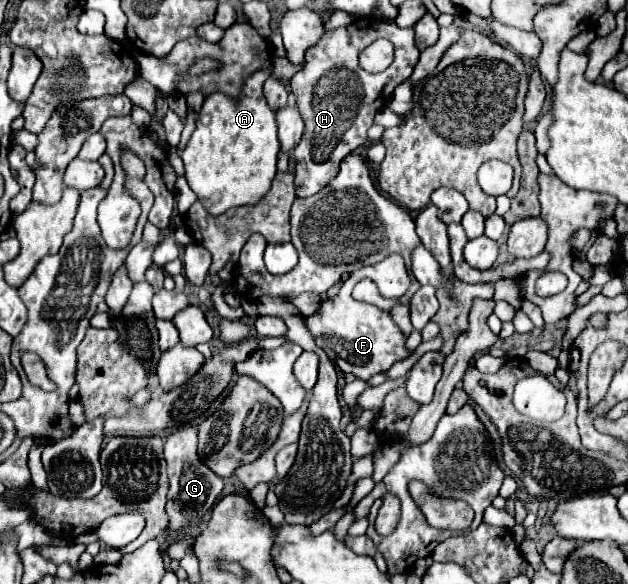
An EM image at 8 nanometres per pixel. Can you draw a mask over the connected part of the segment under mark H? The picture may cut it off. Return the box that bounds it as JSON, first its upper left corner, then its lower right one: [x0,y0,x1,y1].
[290,16,420,198]

